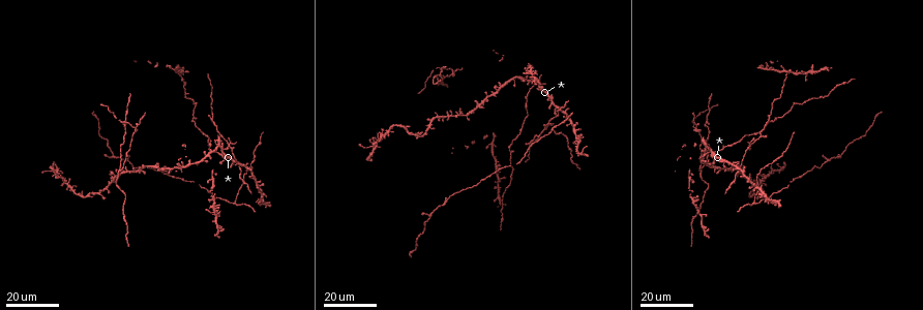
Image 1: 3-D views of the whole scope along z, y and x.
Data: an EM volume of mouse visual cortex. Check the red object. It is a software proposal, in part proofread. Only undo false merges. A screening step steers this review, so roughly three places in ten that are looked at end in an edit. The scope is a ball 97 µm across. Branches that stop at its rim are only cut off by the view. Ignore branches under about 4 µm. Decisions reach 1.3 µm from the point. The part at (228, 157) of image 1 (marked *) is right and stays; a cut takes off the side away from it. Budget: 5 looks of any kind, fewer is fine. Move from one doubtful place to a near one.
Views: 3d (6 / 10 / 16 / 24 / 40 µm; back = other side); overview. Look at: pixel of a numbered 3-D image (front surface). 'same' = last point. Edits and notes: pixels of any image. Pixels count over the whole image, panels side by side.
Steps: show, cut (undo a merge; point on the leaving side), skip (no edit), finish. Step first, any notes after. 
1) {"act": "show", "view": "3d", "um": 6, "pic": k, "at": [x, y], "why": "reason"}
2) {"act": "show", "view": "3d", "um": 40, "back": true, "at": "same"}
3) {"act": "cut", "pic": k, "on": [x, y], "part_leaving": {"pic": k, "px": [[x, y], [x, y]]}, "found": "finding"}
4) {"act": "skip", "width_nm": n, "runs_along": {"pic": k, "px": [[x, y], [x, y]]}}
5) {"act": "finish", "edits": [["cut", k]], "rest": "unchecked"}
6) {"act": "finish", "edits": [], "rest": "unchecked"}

{"act": "show", "view": "3d", "um": 24, "pic": 1, "at": [743, 163], "why": "side arm on a straight run"}

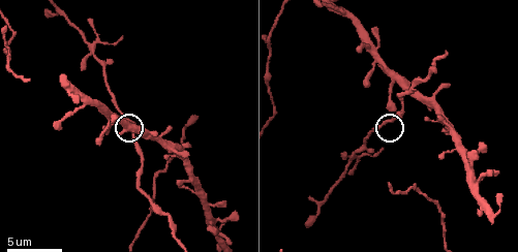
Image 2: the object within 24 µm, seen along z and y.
{"act": "show", "view": "3d", "um": 6, "pic": 2, "at": [132, 134], "why": "zoom in"}

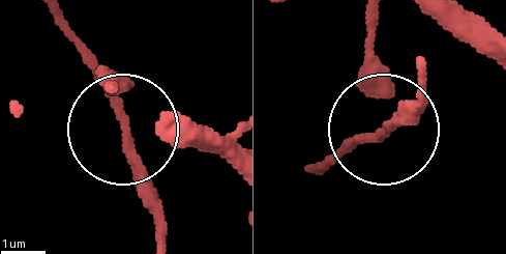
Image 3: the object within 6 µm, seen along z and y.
{"act": "skip", "width_nm": 150, "found": "one neuron here"}

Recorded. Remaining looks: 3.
{"act": "show", "view": "3d", "um": 10, "pic": 2, "at": [351, 159], "why": "four or more arms meet"}

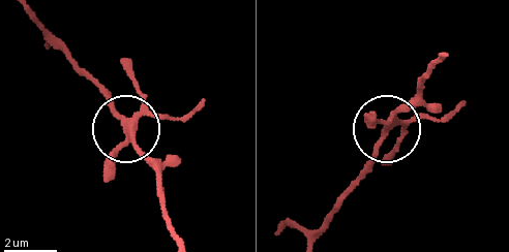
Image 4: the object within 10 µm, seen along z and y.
{"act": "show", "view": "3d", "um": 10, "back": true, "pic": 4, "at": [391, 126], "why": "from behind"}

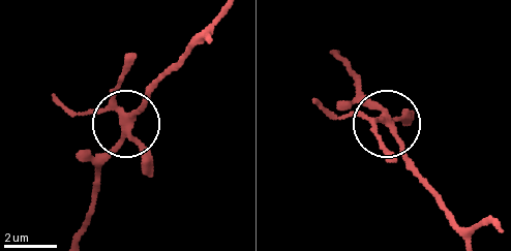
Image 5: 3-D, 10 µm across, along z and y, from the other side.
{"act": "skip", "width_nm": 270, "runs_along": {"pic": 5, "px": [[77, 236], [123, 122], [108, 108], [69, 115]]}, "found": "one neuron here"}

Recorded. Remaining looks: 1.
{"act": "finish", "edits": [], "rest": "unchecked"}

